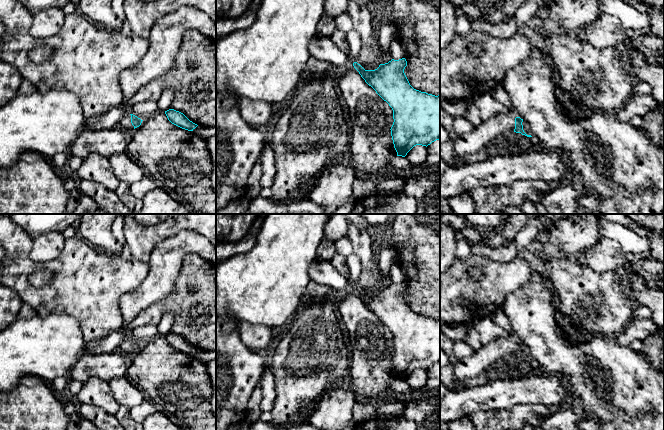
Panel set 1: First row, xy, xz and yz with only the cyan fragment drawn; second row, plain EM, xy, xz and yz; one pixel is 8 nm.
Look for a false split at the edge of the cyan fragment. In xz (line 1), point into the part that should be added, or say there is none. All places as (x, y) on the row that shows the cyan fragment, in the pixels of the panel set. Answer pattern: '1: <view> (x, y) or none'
1: none

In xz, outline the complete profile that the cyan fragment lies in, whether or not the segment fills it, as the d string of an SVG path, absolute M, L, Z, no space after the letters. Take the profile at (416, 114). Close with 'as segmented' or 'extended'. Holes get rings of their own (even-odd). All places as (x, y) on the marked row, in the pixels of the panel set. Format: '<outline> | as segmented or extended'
M405 58L380 64L375 70L365 70L357 62L353 63L365 82L371 86L376 93L386 101L393 110L393 125L391 136L397 156L405 157L416 145L428 146L440 139L440 95L435 96L414 89L405 73L407 66Z | as segmented

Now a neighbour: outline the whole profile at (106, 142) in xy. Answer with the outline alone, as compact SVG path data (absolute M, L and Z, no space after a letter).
M84 128L69 148L72 155L86 159L92 153L109 158L126 152L128 134L121 129Z

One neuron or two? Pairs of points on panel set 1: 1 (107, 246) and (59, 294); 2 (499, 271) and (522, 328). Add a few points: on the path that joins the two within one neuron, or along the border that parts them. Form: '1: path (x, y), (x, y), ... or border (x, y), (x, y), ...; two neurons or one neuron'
1: border (85, 240), (98, 249), (118, 255); two neurons
2: border (528, 281), (506, 297), (503, 310); two neurons

